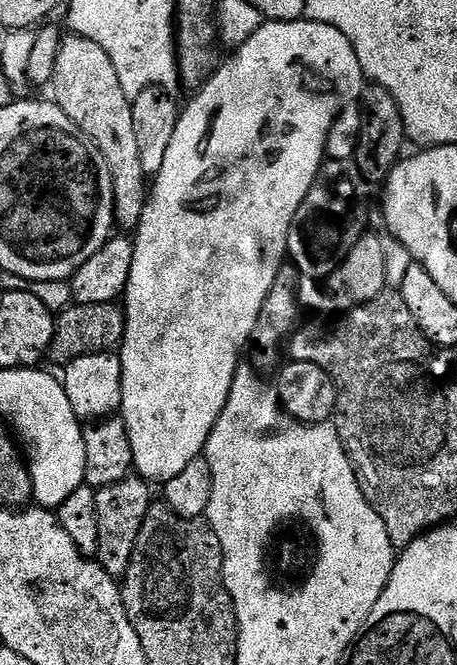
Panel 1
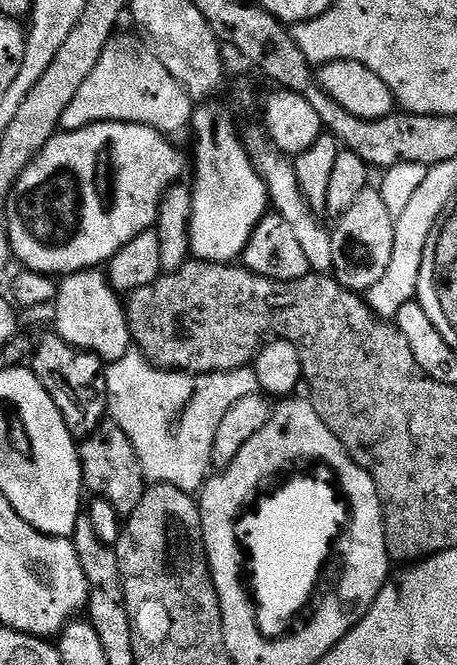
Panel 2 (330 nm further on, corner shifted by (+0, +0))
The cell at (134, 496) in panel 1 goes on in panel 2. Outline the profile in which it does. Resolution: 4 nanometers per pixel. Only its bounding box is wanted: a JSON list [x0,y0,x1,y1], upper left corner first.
[78,418,146,518]

